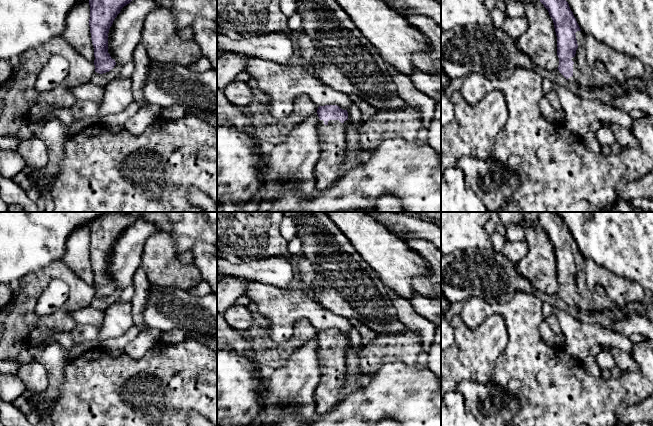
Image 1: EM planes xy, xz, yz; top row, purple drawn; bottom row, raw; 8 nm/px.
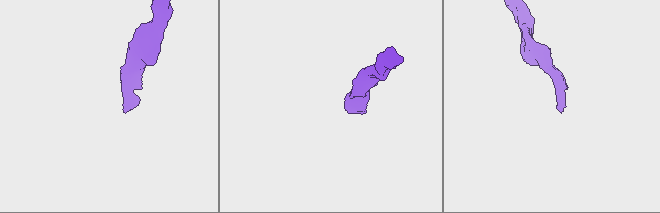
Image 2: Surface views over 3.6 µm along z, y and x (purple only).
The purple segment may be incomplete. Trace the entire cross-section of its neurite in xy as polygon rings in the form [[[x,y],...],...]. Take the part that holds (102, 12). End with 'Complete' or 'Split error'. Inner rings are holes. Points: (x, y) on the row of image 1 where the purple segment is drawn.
[[[89,0],[90,33],[94,47],[95,72],[103,74],[114,68],[116,62],[108,53],[108,33],[121,9],[132,0]]]. Complete

